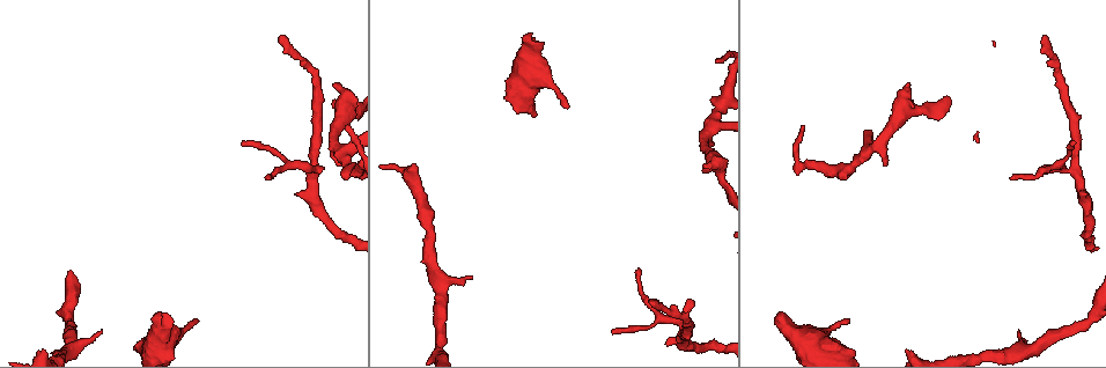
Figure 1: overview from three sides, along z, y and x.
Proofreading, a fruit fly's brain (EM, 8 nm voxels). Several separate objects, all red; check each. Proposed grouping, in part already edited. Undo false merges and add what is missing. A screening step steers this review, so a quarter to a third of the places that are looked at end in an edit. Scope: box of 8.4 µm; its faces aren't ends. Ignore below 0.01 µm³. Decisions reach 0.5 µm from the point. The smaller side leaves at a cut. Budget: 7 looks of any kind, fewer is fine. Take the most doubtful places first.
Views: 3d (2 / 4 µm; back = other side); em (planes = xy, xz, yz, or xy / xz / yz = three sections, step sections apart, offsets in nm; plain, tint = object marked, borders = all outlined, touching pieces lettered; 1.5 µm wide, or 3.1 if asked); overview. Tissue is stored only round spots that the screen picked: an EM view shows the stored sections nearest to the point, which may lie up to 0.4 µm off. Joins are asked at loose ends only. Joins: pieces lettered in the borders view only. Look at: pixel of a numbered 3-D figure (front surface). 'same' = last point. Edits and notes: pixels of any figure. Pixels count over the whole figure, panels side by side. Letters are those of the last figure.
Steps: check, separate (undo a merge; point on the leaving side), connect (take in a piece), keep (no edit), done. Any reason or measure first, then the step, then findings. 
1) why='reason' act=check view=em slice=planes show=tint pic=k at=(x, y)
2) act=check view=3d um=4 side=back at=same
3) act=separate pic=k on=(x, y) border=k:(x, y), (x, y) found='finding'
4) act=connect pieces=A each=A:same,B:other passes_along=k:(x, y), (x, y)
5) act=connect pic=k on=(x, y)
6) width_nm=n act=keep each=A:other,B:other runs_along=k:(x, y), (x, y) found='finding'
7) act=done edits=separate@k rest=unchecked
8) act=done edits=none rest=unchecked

why='free end' act=check view=em slice=xz step=4 show=tint pic=1 at=(1048, 37)

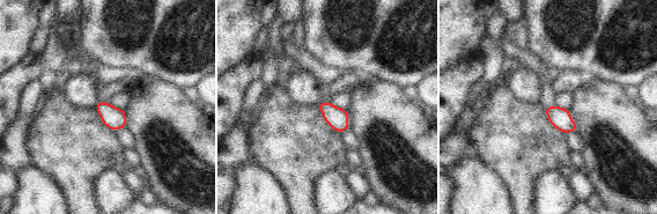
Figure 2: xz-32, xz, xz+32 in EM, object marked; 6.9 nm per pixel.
act=check view=em slice=planes show=borders at=same

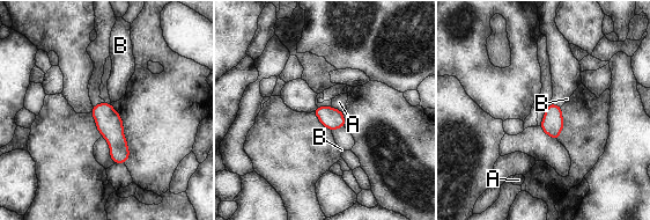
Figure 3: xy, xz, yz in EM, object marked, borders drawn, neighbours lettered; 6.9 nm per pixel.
act=keep each=A:other,B:other border=3:(344, 125), (332, 131) found='no lettered piece goes on from it'

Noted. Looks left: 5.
why='free end' act=check view=3d um=4 pic=1 at=(712, 143)

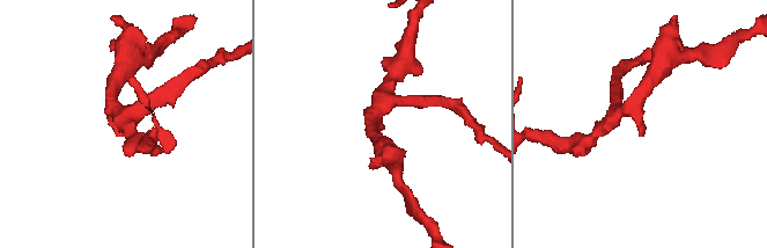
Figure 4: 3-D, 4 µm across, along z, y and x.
arms=3 arm_widths_nm=200,220,240 act=check view=em slice=xz step=4 show=borders pic=4 at=(122, 136)

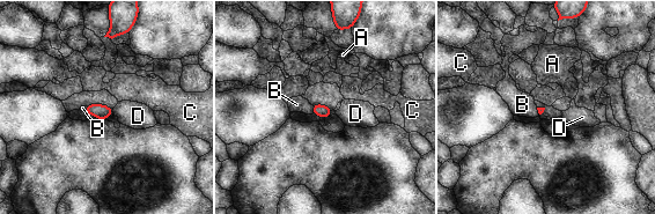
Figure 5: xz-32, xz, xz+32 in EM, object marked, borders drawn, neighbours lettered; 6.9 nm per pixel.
act=keep each=A:other,B:other,C:other,D:other found='none of them fits'

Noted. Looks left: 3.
why='free end' act=check view=em slice=xz step=4 show=borders pic=1 at=(317, 171)

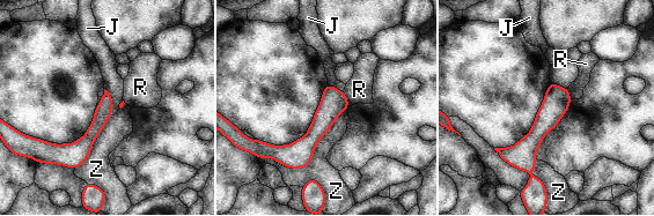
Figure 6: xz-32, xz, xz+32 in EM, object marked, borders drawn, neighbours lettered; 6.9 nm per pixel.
width_nm=120 act=keep each=J:other,R:other,Z:other runs_along=6:(565, 90), (515, 164) found='no lettered piece goes on from it'

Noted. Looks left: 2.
act=done edits=none rest=unchecked

